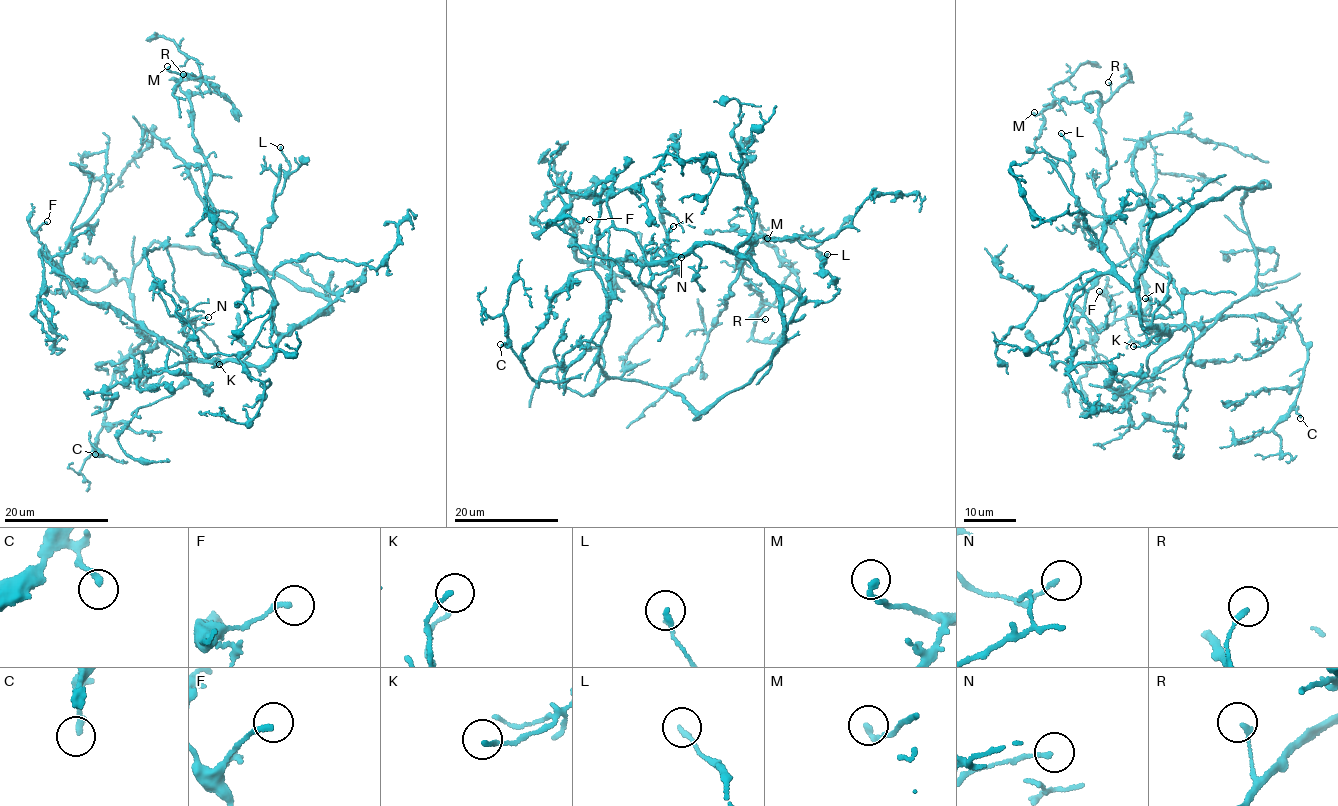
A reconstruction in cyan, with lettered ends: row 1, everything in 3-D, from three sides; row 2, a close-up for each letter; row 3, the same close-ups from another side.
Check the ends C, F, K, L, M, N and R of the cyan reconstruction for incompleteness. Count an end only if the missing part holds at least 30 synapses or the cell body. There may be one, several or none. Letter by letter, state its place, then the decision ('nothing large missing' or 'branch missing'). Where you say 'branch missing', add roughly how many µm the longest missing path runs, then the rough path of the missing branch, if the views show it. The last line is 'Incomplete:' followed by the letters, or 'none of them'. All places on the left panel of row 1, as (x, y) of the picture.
C: (95, 454) | nothing large missing
F: (47, 221) | nothing large missing
K: (219, 364) | nothing large missing
L: (280, 147) | nothing large missing
M: (167, 66) | nothing large missing
N: (208, 317) | nothing large missing
R: (183, 74) | nothing large missing
Incomplete: none of them

